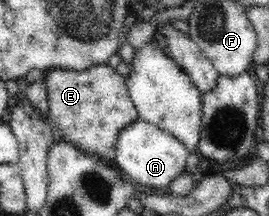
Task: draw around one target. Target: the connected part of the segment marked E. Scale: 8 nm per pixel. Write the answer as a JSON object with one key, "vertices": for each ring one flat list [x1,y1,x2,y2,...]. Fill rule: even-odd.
{"vertices":[[106,63,93,65,86,71,45,70,44,83,48,94,47,113,59,139,74,145,82,153,97,156,113,165,116,138,138,118,124,77]]}

